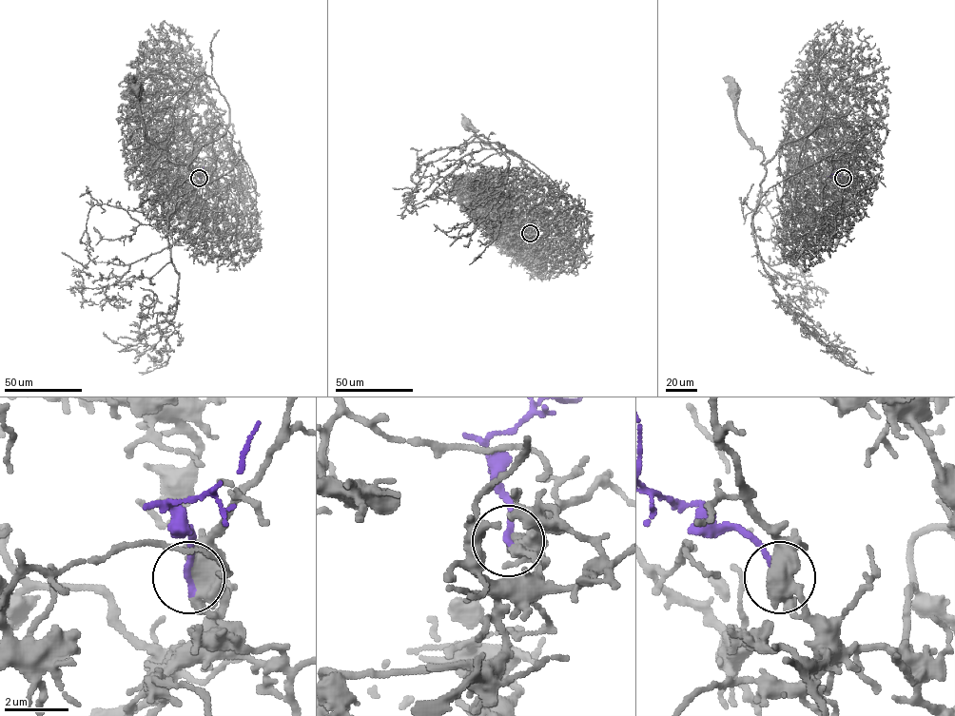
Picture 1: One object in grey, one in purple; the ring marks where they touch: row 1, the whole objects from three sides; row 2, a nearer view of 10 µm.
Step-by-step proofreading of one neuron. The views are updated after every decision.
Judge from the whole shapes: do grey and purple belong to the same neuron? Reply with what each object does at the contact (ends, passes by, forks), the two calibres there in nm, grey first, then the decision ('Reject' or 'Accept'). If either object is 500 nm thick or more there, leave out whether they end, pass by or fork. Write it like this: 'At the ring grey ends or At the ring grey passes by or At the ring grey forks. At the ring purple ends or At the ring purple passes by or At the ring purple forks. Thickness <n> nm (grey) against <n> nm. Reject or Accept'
At the ring grey forks. At the ring purple ends. Thickness 480 nm (grey) against 240 nm. Accept

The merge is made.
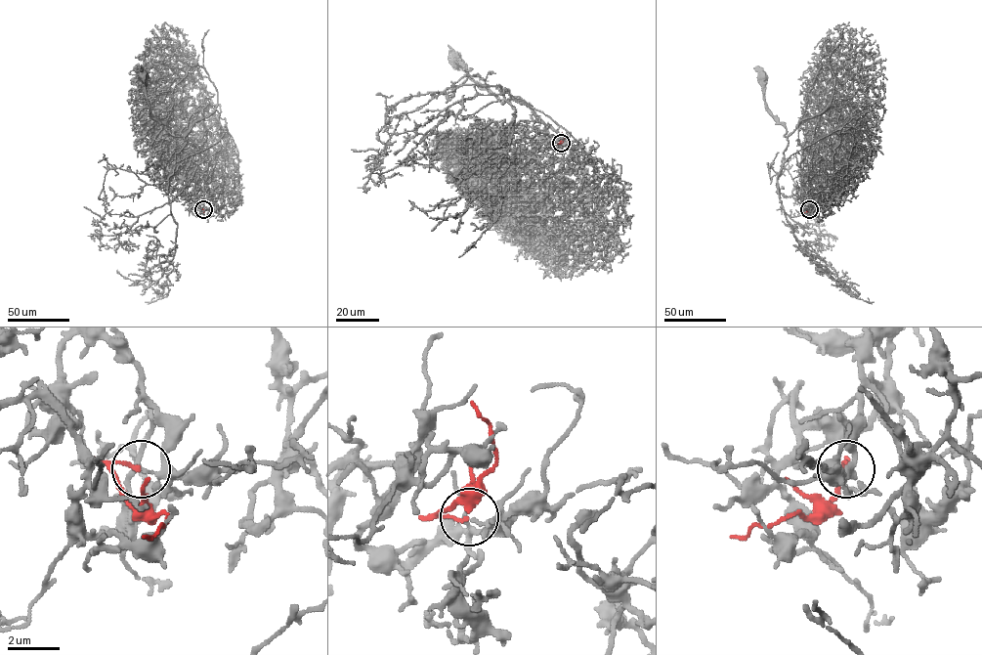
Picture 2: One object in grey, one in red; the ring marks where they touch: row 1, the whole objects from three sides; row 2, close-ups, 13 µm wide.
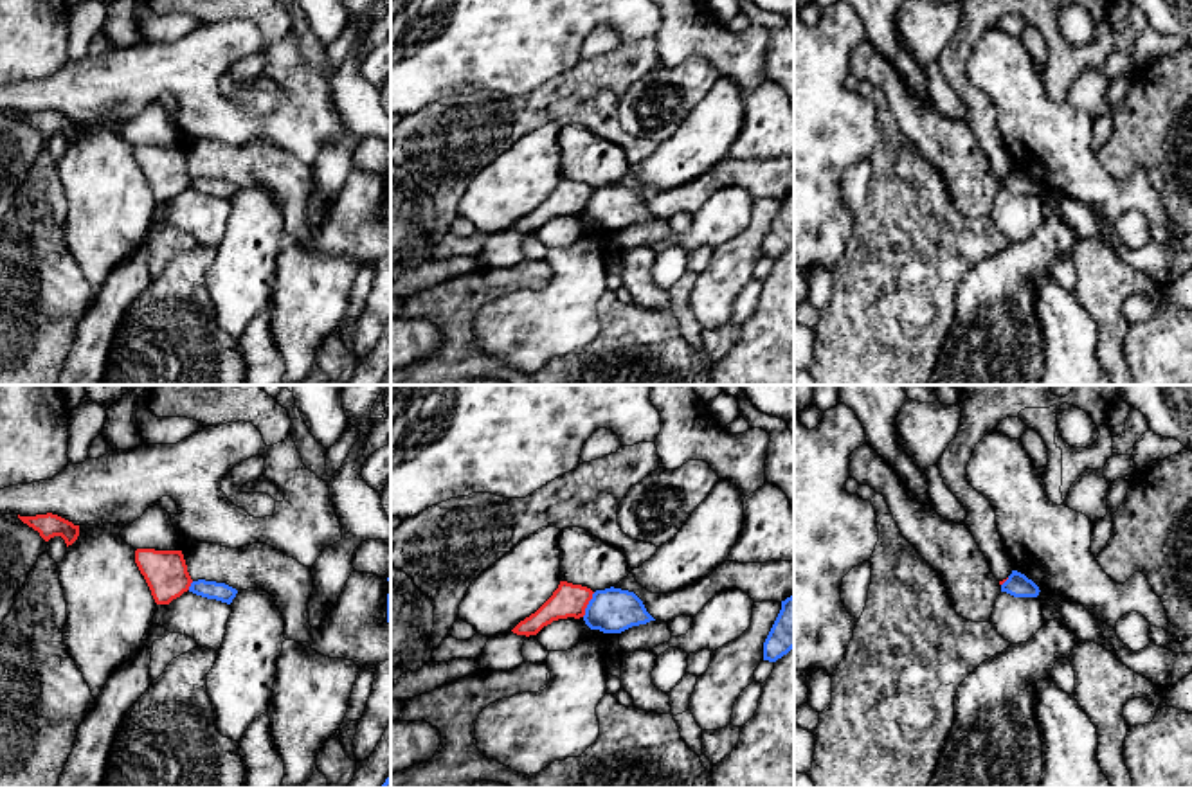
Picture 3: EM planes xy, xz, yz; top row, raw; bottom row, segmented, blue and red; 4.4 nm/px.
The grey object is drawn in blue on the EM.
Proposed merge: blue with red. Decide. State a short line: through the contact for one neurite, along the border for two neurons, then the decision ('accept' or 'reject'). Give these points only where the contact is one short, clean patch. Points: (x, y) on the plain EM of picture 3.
line xz (595, 189), (582, 213); reject

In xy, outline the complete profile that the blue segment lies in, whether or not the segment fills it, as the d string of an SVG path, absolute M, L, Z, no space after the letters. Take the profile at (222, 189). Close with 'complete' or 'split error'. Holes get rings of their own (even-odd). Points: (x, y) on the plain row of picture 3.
M205 176L193 178L189 184L189 189L207 194L207 196L216 196L216 198L221 198L227 201L230 201L238 191L236 185L232 185L225 180L205 178Z | complete

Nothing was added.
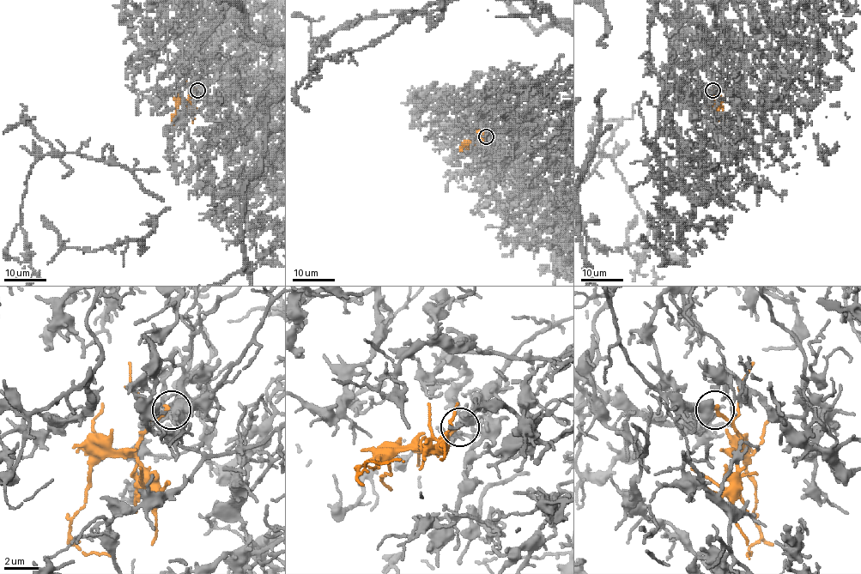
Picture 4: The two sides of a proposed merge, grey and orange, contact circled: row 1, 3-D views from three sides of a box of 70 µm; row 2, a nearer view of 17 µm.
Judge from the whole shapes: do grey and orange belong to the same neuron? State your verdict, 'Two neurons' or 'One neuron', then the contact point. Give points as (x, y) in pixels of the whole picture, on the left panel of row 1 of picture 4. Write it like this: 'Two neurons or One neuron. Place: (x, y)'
One neuron. Place: (197, 90)

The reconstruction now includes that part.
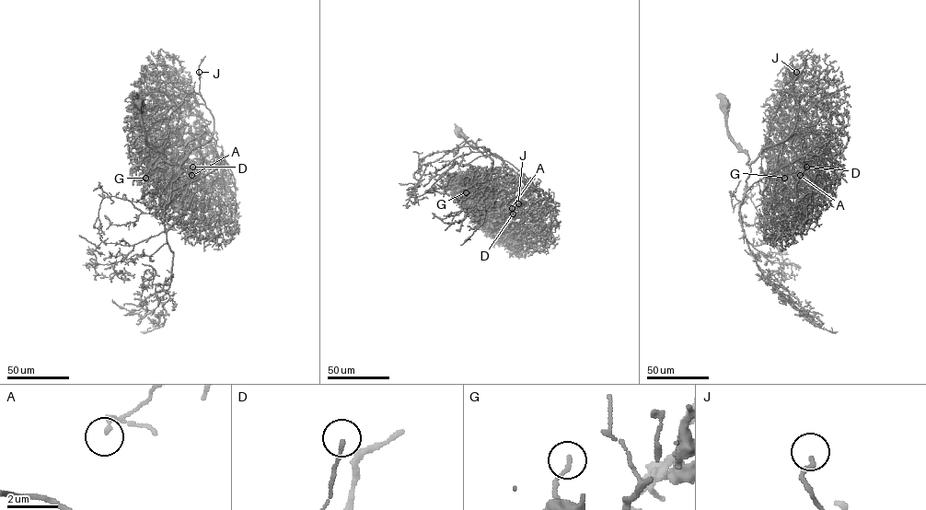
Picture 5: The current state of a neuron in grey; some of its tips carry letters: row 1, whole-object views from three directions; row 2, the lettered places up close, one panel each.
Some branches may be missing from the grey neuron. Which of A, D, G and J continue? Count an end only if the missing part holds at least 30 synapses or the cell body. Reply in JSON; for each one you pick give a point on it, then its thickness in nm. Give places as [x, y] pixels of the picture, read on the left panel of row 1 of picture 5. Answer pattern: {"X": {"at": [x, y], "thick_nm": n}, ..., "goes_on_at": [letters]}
{"J": {"at": [199, 72], "thick_nm": 160}, "goes_on_at": ["J"]}

